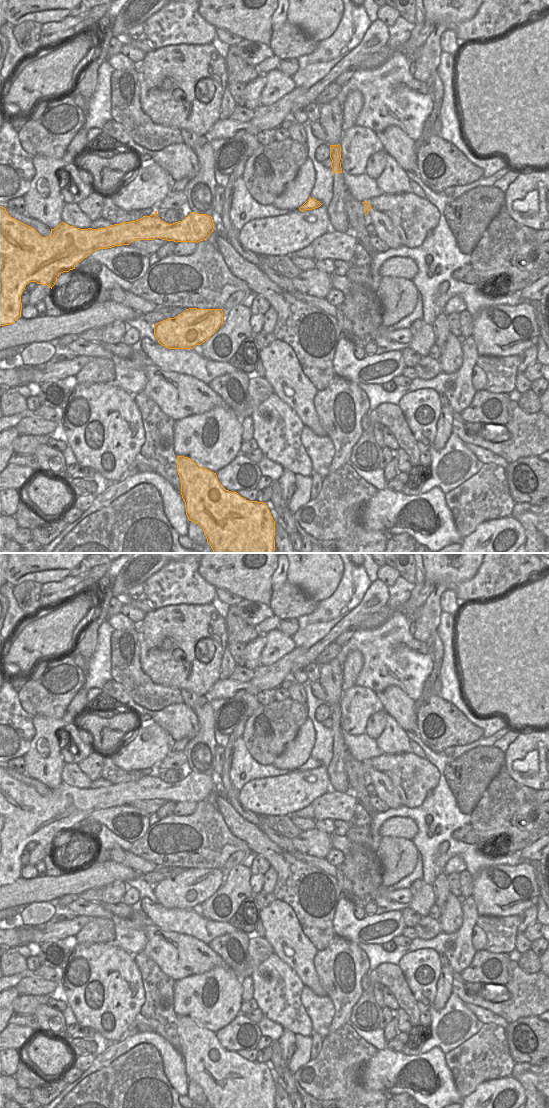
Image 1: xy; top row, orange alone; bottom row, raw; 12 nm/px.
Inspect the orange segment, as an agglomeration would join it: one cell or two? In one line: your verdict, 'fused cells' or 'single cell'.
fused cells

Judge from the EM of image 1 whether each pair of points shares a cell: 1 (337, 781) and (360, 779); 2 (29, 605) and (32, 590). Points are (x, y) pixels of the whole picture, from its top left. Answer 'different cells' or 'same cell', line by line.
1: different cells
2: same cell

